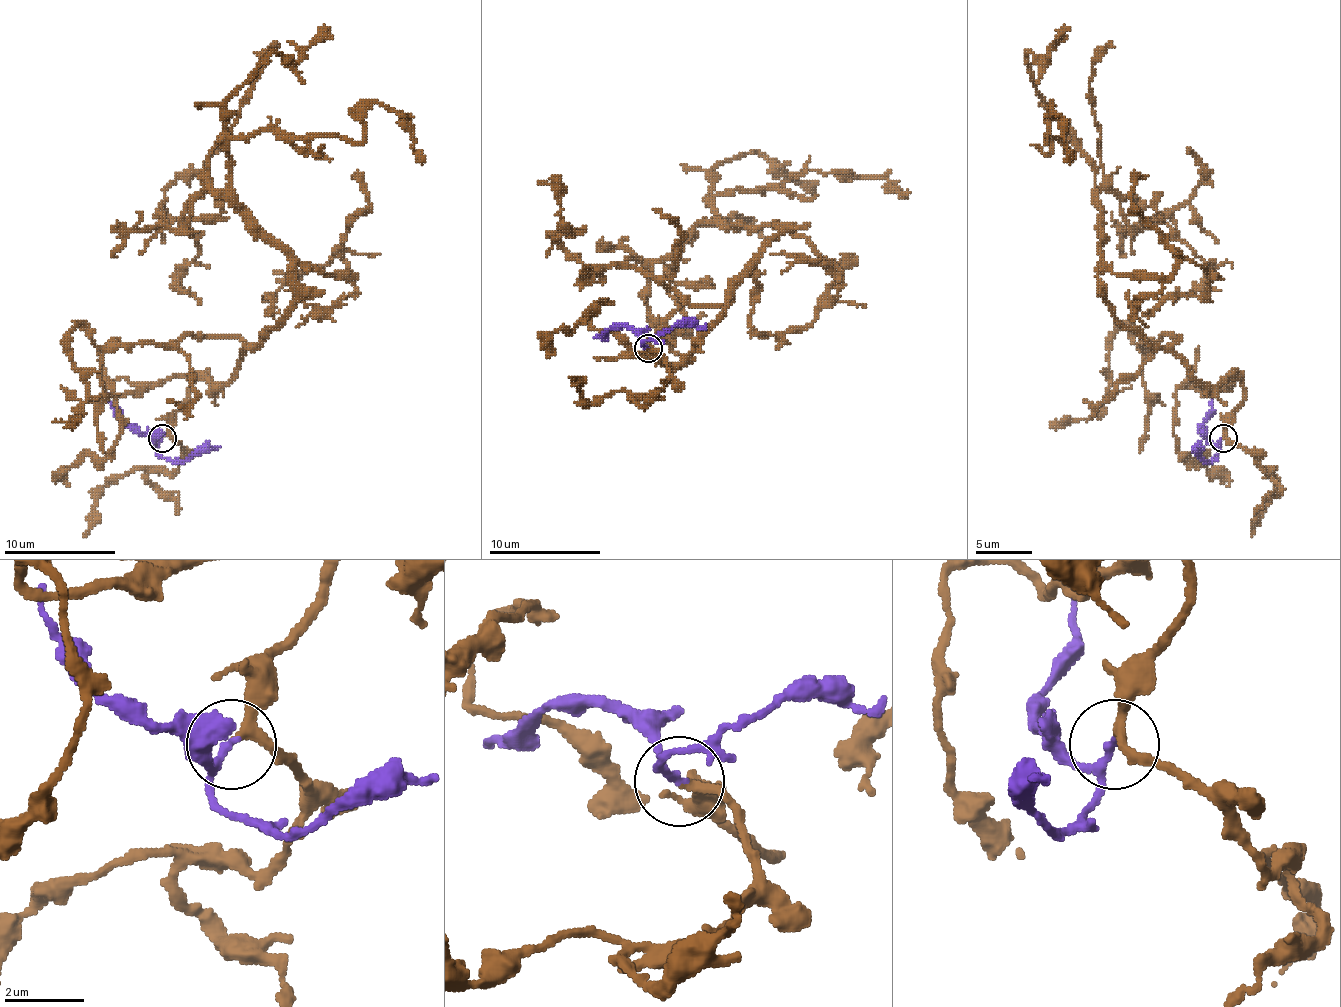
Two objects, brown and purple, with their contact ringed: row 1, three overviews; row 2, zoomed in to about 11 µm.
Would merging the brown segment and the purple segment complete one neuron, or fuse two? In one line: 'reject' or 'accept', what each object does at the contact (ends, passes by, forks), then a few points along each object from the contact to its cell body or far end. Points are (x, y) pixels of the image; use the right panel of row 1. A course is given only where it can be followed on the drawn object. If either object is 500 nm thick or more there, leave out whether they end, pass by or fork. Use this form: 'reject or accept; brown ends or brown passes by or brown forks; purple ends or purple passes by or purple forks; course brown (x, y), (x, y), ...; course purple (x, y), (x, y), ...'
accept; brown passes by; purple passes by; course brown (1223, 438), (1243, 385), (1204, 385), (1106, 298), (1095, 164), (1064, 131), (1044, 142), (1050, 103), (1069, 164); course purple (1223, 438), (1220, 449), (1209, 461), (1198, 452), (1198, 447)

